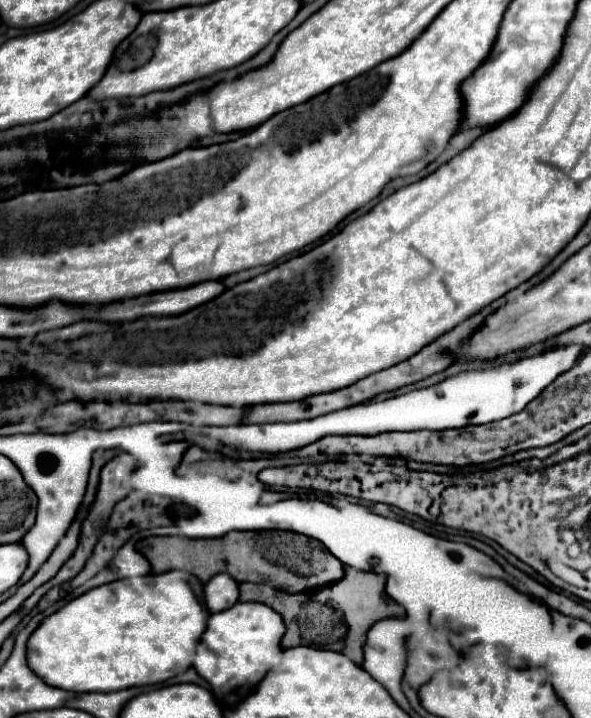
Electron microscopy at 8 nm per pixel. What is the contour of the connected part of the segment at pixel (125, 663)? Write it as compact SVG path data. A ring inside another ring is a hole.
M164 572L140 578L124 578L98 586L76 600L68 602L56 614L48 616L38 632L28 640L28 664L48 684L72 692L114 692L132 686L148 686L166 682L194 662L202 632L208 626L210 610L192 588L194 574Z

